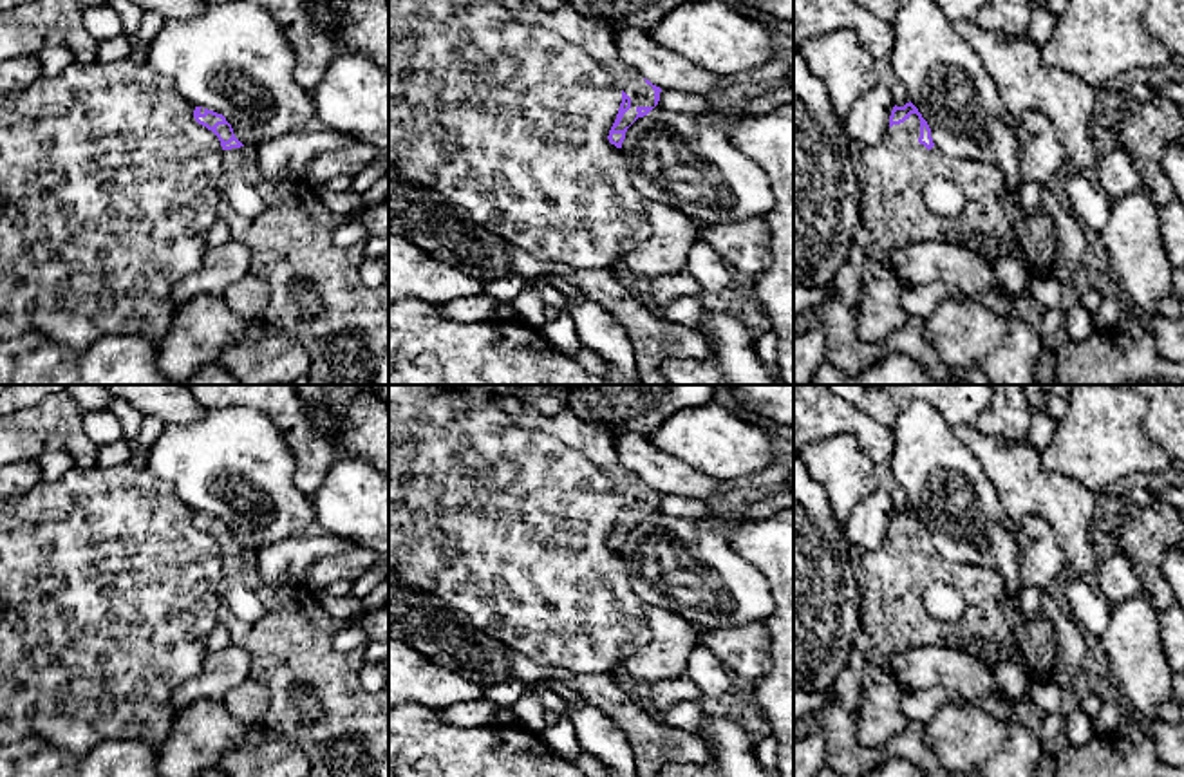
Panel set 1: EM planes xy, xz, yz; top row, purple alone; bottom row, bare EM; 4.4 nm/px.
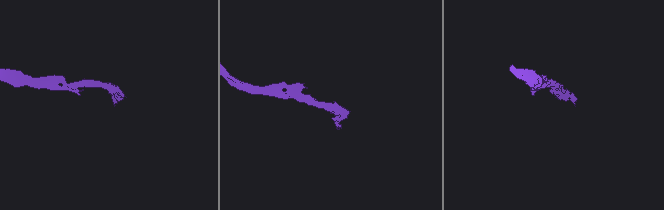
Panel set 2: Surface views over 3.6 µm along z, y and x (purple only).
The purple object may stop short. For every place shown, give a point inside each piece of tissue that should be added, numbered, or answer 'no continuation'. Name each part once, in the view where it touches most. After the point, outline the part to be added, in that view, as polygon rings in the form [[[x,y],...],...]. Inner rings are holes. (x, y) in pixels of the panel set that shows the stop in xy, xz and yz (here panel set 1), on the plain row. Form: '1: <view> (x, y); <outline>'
1: xz (599, 447); [[[497,396],[499,407],[522,428],[546,432],[569,448],[584,454],[597,468],[609,475],[615,488],[631,502],[631,513],[615,535],[624,535],[636,522],[638,511],[654,511],[654,495],[634,473],[627,472],[618,459],[615,437],[578,419],[568,408],[546,416],[517,396]]]

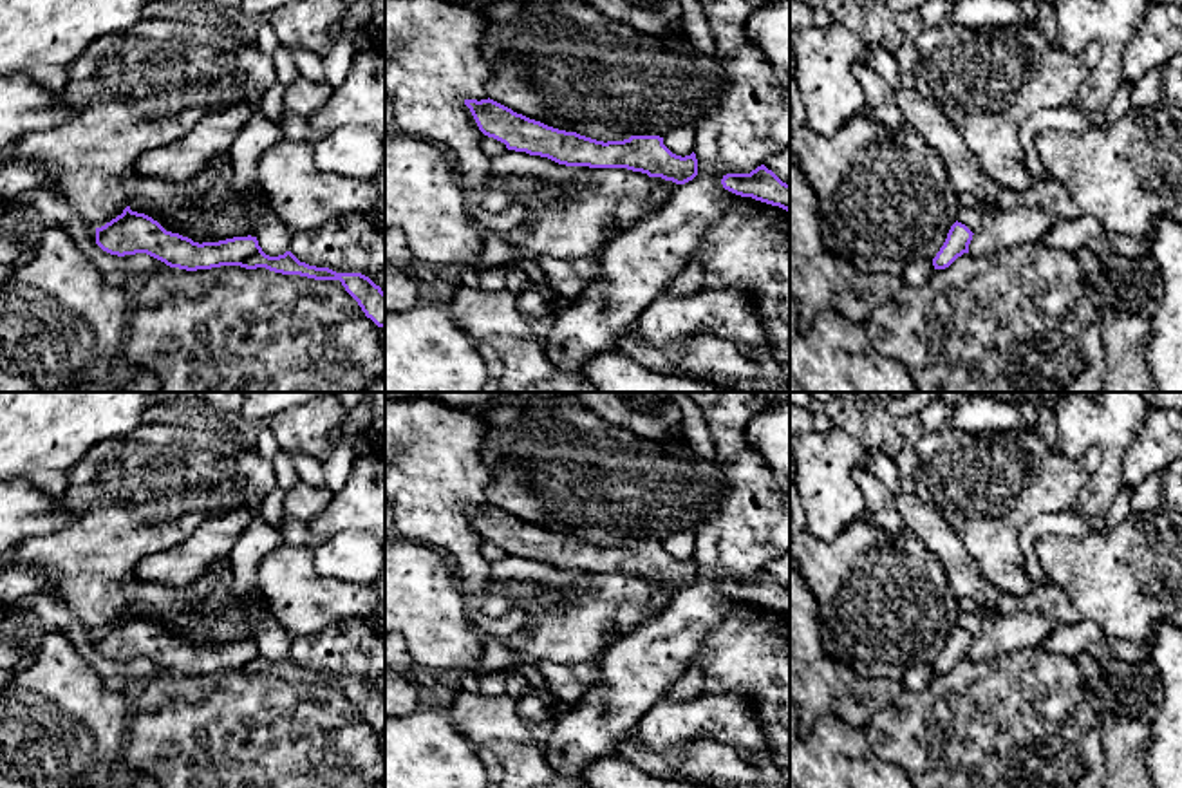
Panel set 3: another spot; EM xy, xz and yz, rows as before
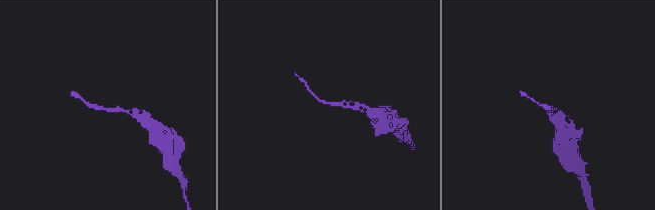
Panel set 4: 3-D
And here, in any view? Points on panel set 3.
no continuation

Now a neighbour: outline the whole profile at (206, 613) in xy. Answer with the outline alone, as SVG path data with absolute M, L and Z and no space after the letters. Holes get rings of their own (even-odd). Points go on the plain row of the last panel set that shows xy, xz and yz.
M226 558L183 587L145 580L134 573L123 584L123 595L128 607L145 605L150 613L145 620L166 636L193 647L255 642L255 625L266 613L273 613L271 605L264 595L253 595L242 604L233 593L233 584L233 564Z

